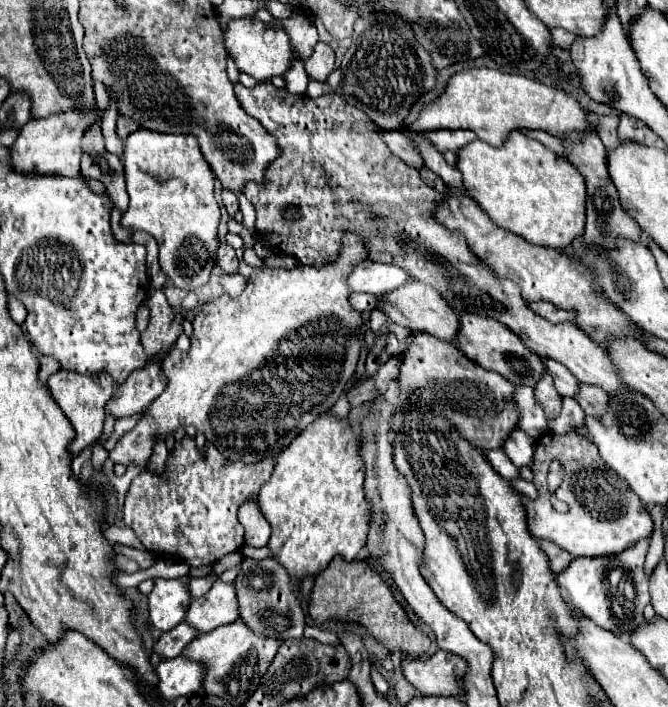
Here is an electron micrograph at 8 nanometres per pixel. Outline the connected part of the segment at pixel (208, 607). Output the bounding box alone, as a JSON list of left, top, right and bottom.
[184,578,240,634]

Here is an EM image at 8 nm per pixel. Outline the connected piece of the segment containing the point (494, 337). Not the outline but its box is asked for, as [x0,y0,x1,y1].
[458,314,546,386]

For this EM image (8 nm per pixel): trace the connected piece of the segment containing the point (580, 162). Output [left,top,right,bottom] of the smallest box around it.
[564,134,642,250]

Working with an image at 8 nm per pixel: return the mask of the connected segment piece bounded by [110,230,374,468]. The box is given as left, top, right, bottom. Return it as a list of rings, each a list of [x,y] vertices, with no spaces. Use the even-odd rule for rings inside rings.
[[[346,230],[346,234],[342,234],[342,248],[334,262],[326,266],[298,264],[292,270],[258,268],[248,278],[242,294],[220,294],[204,302],[192,322],[194,334],[190,350],[180,352],[178,348],[172,348],[162,362],[164,376],[168,378],[166,390],[150,404],[148,414],[118,440],[110,458],[124,466],[136,462],[148,468],[154,434],[166,436],[180,424],[194,424],[200,432],[206,432],[206,438],[212,440],[230,460],[252,464],[266,456],[278,456],[292,438],[312,422],[312,418],[318,418],[336,404],[346,382],[352,378],[362,352],[358,332],[364,330],[366,344],[374,344],[374,332],[348,302],[350,288],[346,284],[352,268],[366,258],[362,234]]]

